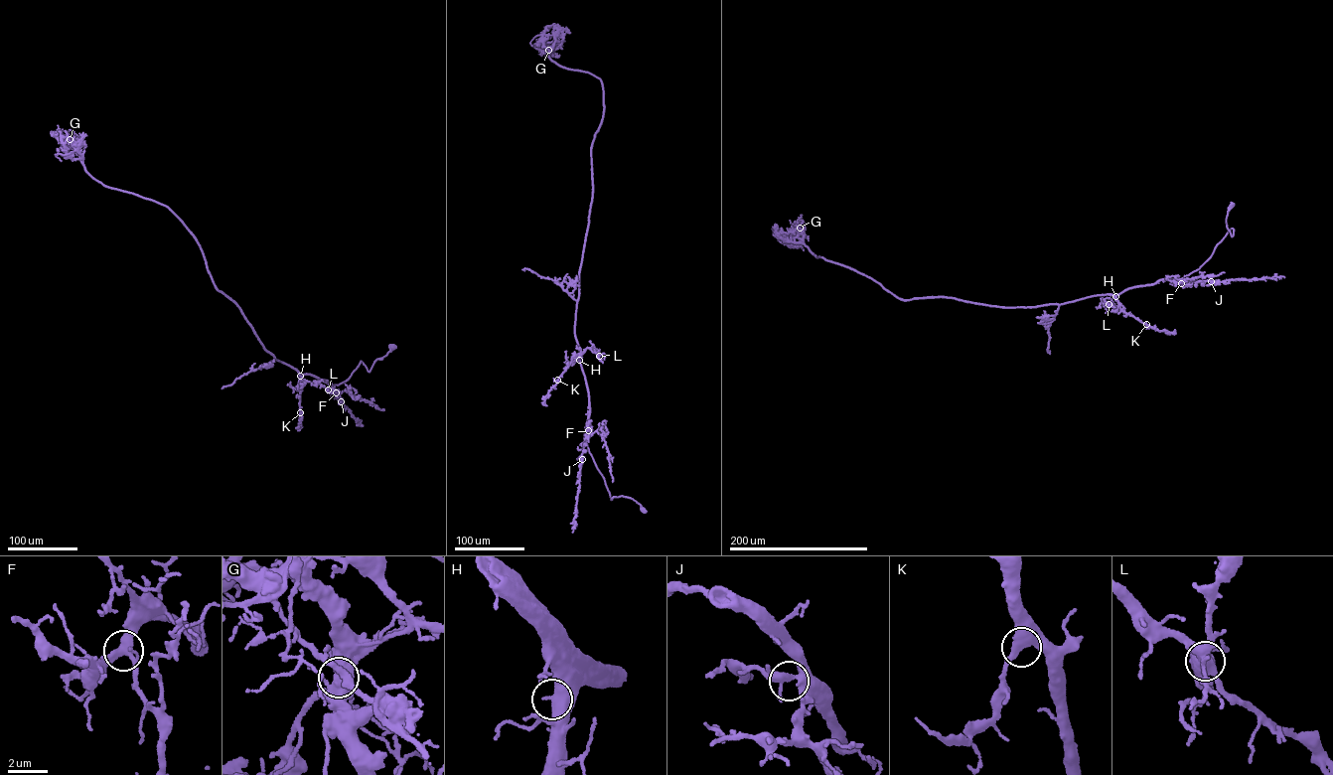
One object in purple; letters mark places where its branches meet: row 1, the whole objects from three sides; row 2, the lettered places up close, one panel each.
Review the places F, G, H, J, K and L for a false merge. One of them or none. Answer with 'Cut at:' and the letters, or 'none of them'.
Cut at: G

